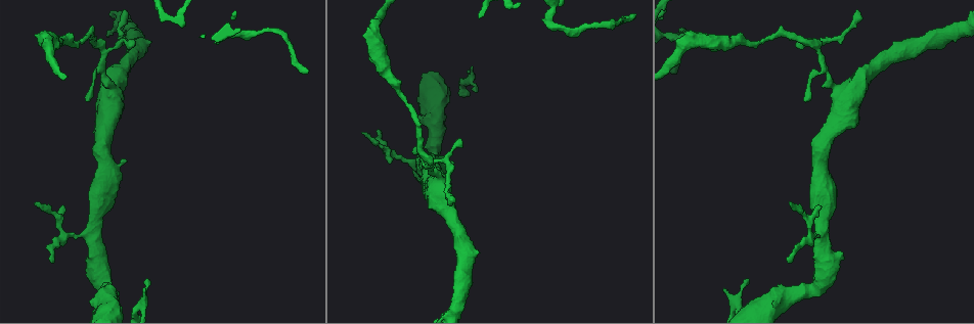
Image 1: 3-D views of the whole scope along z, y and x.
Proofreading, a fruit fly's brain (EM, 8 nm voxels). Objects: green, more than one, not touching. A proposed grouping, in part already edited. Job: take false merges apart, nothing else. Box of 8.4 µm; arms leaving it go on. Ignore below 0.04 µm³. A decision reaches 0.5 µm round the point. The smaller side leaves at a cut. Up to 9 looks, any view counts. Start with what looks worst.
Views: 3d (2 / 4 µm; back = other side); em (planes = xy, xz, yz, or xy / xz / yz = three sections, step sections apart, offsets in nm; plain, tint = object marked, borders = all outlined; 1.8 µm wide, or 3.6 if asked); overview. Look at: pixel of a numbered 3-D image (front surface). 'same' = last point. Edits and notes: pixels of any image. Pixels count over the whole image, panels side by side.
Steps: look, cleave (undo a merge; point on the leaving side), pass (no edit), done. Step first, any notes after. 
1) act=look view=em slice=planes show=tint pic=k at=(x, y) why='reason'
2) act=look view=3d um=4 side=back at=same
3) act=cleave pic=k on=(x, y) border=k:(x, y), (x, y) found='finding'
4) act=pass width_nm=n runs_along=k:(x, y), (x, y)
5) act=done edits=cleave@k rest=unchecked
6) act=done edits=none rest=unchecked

act=look view=em um=3.6 slice=yz step=8 show=tint pic=1 at=(438, 178) why='a fork'

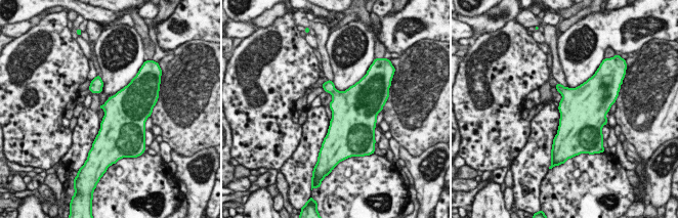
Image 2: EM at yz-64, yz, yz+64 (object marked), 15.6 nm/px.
act=look view=em um=3.6 slice=planes show=tint at=same why='another direction'

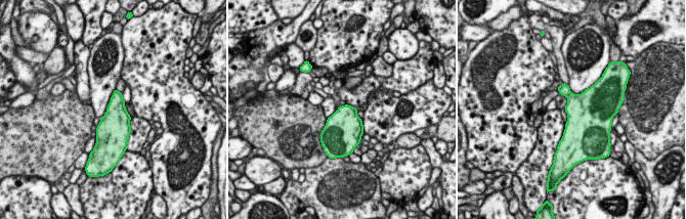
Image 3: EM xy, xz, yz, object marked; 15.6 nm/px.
act=pass found='all the same neuron'

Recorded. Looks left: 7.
act=look view=em slice=planes show=tint pic=1 at=(93, 235) why='branch point'

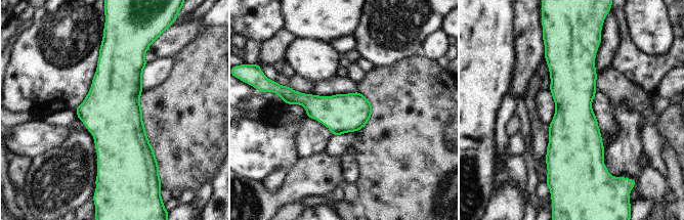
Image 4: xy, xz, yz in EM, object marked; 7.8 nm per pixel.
act=pass found='one neuron here'

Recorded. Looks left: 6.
act=look view=3d um=2 pic=1 at=(386, 76) why='calibre changes'

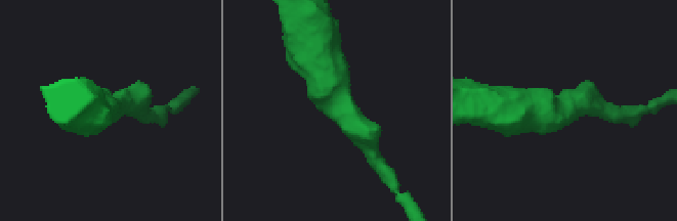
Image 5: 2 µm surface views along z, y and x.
act=look view=em um=3.6 slice=planes show=tint pic=5 at=(113, 110)

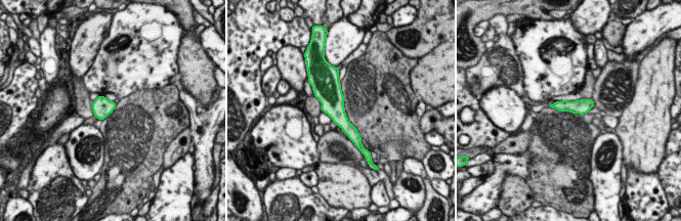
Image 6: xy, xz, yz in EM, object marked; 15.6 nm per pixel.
act=pass width_nm=220 found='one neuron here'

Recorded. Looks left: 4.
act=look view=em um=3.6 slice=planes show=plain pic=1 at=(435, 123) why='sudden change in width'

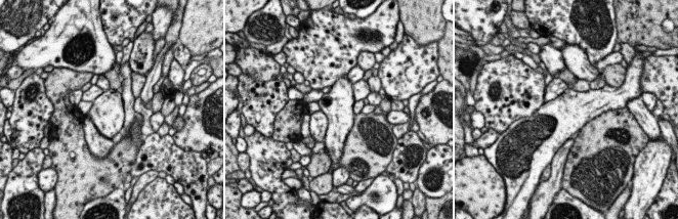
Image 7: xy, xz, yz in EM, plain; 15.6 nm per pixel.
act=look view=em um=3.6 slice=planes show=tint at=same

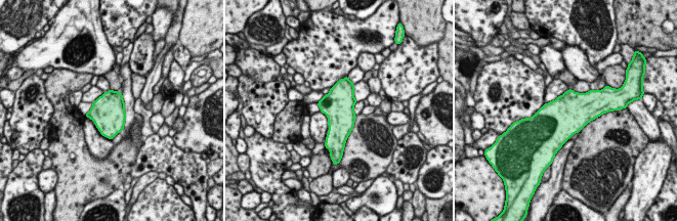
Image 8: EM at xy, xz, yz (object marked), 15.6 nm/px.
act=pass found='all the same neuron'

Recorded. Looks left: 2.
act=done edits=none rest=unchecked

